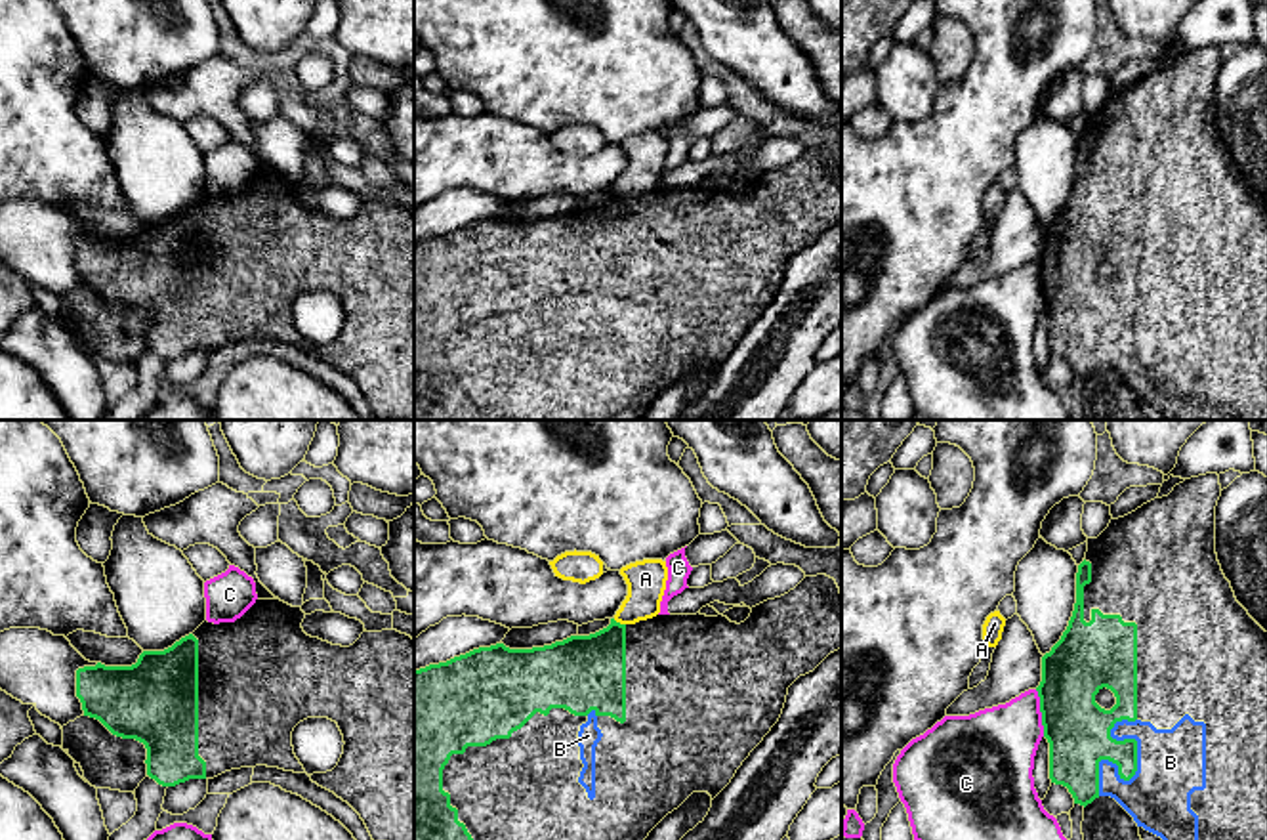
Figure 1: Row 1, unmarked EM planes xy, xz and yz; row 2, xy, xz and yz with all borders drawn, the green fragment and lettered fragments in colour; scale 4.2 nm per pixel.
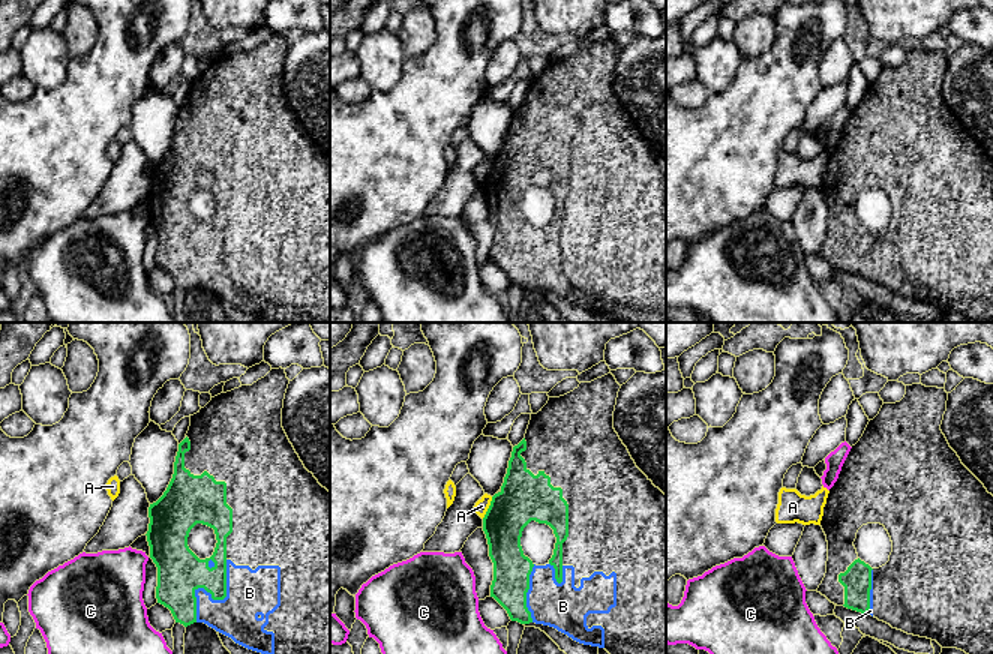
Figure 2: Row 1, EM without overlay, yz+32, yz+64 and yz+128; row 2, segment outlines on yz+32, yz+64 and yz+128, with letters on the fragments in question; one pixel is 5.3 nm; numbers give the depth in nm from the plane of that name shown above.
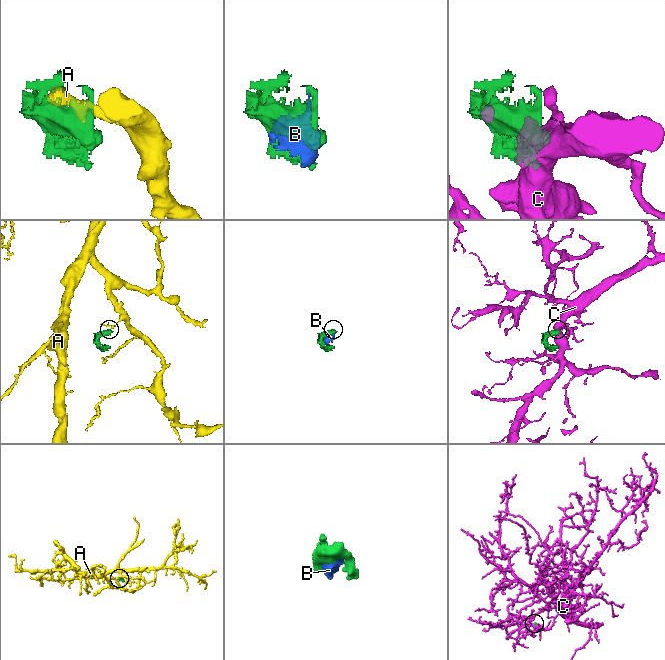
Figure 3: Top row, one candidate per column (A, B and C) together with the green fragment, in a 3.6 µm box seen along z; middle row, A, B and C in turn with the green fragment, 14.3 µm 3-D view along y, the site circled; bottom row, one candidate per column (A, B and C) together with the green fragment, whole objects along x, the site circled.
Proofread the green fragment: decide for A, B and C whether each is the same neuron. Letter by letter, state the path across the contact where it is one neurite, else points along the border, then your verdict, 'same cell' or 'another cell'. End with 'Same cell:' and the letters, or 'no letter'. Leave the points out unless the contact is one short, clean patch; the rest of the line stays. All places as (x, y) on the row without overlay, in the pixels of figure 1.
A: another cell
B: same cell
C: another cell
Same cell: B

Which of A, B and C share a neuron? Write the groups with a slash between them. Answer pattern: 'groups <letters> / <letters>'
groups A / B / C

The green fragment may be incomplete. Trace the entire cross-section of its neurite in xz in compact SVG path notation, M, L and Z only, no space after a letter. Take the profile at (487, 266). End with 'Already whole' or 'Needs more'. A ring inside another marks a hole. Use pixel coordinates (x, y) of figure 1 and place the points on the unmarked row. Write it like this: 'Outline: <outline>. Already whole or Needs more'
Outline: M826 147L805 149L788 166L767 172L752 179L750 189L737 197L727 189L706 187L656 187L635 197L620 197L611 191L611 197L590 208L571 208L544 220L509 221L504 216L479 220L466 227L454 229L447 235L429 237L414 242L414 420L637 420L649 405L674 382L677 382L693 365L708 365L712 372L731 355L737 342L750 328L750 325L763 313L771 300L779 294L788 260L800 250L813 244L830 225L841 220L841 164L834 151Z. Needs more

